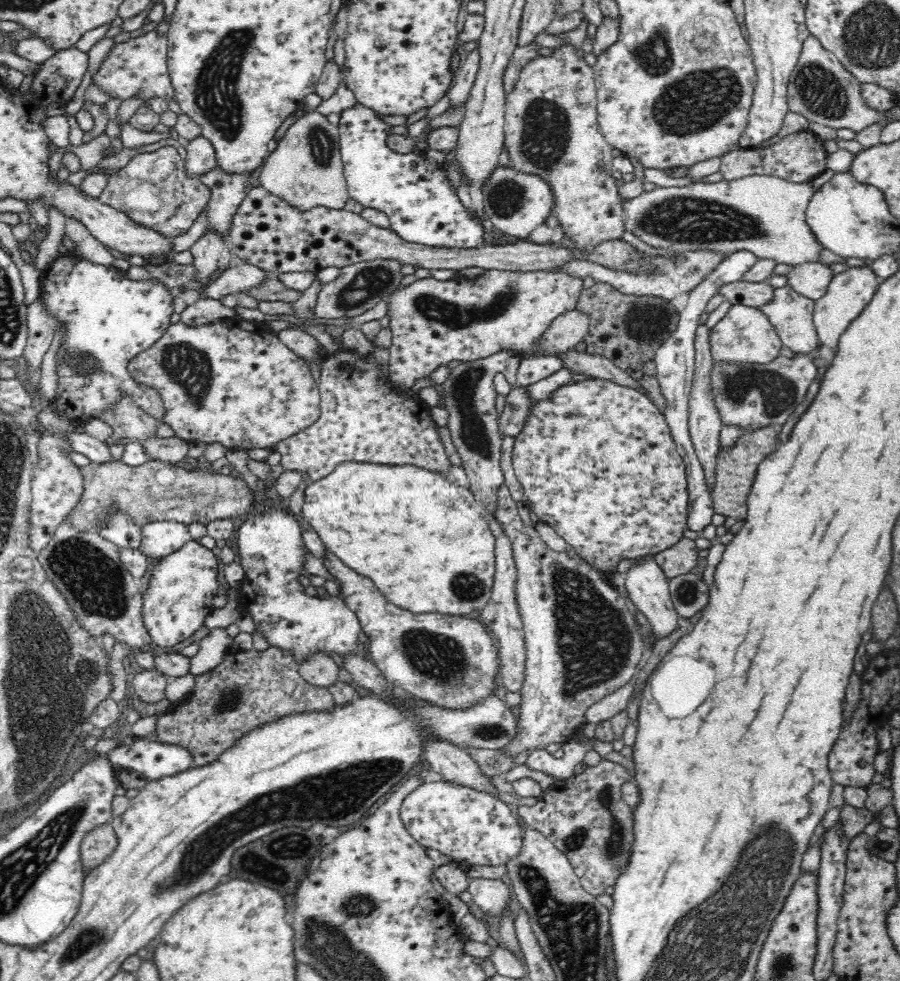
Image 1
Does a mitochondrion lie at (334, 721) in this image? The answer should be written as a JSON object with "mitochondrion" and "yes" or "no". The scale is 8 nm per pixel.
{"mitochondrion":"no"}

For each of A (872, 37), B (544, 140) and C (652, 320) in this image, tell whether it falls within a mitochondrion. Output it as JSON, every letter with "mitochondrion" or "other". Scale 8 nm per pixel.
{"A":"mitochondrion","B":"mitochondrion","C":"mitochondrion"}

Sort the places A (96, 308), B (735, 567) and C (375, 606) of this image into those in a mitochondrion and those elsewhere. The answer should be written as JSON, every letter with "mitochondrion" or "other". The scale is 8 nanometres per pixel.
{"A":"other","B":"other","C":"other"}

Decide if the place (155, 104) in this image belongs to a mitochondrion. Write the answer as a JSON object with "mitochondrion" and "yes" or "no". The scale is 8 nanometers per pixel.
{"mitochondrion":"no"}

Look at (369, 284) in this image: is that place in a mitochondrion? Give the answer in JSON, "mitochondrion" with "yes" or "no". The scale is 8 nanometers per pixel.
{"mitochondrion":"yes"}

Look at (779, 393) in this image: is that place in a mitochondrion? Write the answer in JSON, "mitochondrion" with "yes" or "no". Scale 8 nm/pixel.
{"mitochondrion":"yes"}

